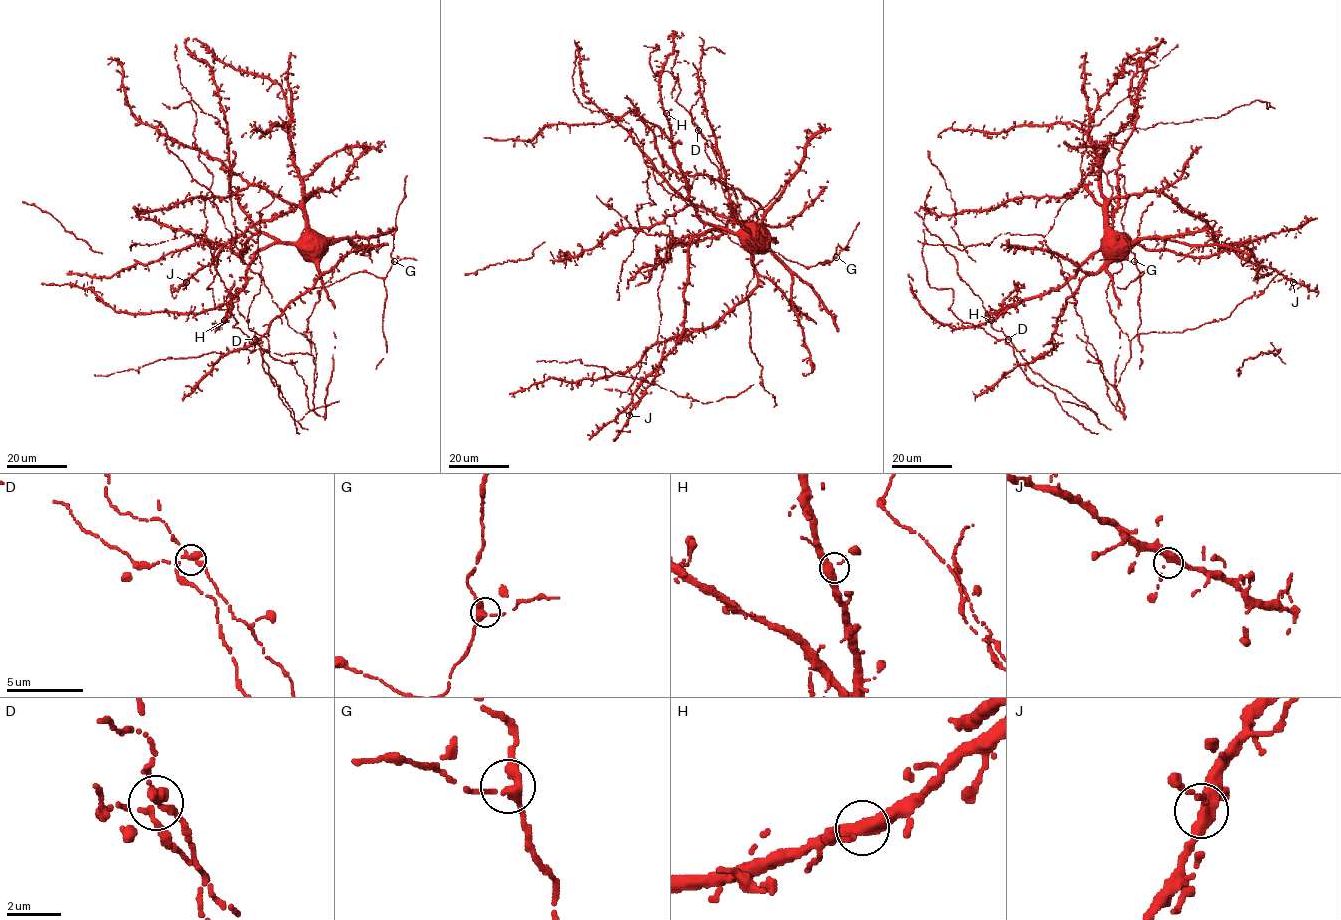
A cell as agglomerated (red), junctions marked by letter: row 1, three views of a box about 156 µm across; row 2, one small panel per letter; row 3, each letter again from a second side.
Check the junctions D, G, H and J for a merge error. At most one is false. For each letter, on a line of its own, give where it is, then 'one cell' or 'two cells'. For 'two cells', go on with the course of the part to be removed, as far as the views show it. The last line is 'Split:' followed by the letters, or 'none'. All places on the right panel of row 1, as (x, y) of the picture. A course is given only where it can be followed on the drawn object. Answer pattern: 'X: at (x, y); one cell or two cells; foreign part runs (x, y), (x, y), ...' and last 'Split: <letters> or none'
D: at (1008, 339); one cell
G: at (1134, 261); one cell
H: at (991, 320); one cell
J: at (1293, 282); one cell
Split: none

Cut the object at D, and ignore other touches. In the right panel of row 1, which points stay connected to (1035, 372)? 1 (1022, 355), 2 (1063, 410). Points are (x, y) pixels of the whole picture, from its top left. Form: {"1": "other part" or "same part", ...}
{"1": "same part", "2": "other part"}

